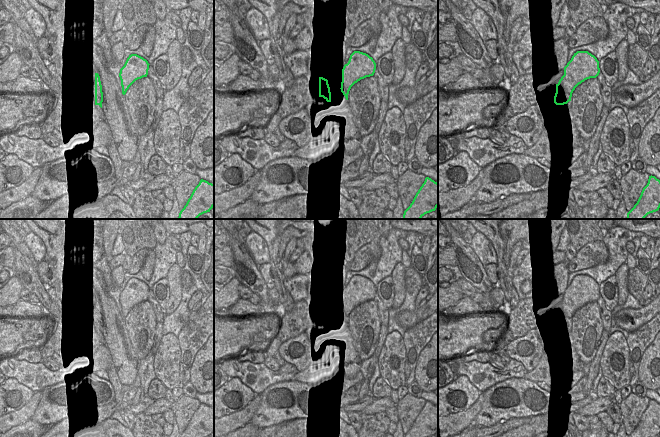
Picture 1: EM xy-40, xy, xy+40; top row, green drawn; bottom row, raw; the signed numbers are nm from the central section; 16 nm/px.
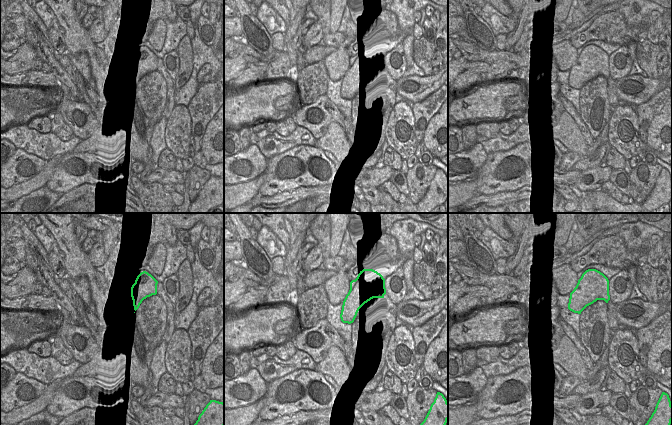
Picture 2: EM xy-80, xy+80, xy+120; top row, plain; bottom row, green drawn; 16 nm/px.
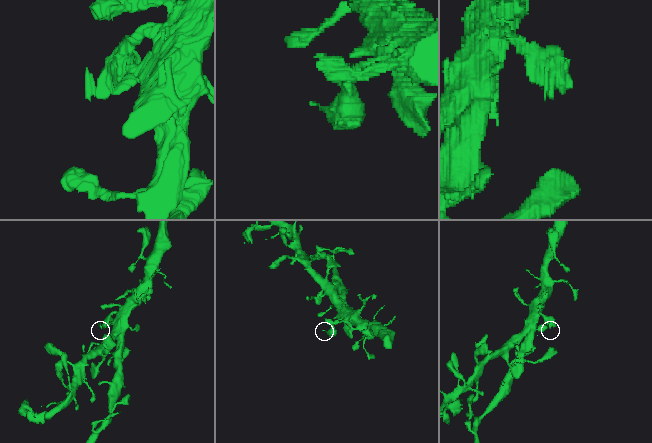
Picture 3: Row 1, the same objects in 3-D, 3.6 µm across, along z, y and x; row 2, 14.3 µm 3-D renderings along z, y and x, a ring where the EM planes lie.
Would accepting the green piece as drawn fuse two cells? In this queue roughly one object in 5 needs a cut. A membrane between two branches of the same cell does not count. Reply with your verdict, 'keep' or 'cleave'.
keep

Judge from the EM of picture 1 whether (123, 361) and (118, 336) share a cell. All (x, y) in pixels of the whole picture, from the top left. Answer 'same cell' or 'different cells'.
same cell

